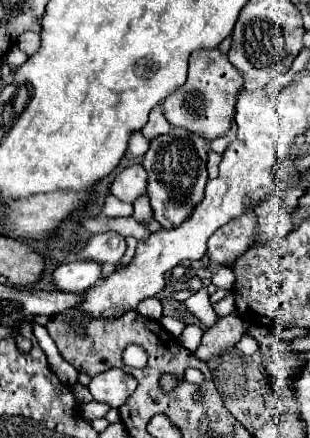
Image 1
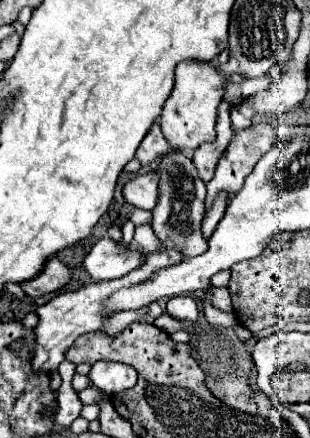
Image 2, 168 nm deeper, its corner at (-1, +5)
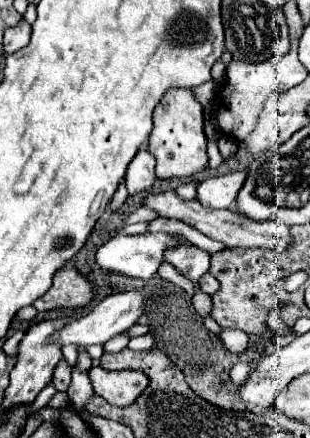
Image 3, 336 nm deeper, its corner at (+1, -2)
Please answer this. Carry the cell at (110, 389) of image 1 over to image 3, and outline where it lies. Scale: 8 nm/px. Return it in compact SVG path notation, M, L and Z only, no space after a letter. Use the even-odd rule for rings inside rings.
M102 367L90 369L94 391L116 407L126 407L146 389L148 377L142 371L106 371Z

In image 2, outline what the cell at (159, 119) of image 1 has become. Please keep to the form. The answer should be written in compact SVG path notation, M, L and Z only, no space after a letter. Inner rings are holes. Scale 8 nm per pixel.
M154 124L154 126L150 128L150 132L146 134L146 138L142 140L142 144L138 146L138 150L136 150L136 160L138 160L142 166L146 166L146 164L154 162L156 158L168 154L168 150L170 150L170 148L168 148L168 142L164 140L164 136L162 136L162 132L160 132L160 126Z

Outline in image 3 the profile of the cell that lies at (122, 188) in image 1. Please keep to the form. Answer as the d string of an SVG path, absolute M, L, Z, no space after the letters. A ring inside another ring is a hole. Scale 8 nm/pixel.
M160 191L160 193L148 193L142 199L144 207L150 207L152 211L156 211L160 217L172 217L178 221L184 221L188 225L192 225L194 229L202 231L204 235L222 241L228 247L268 247L274 251L286 251L286 247L290 245L290 231L284 223L278 221L264 221L264 223L254 223L234 211L228 209L206 209L202 207L196 199L192 201L184 201L176 195L176 191Z

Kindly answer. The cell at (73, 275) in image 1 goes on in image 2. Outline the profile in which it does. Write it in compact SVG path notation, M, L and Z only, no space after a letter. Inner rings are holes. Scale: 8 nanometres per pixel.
M112 238L98 240L84 258L86 272L96 280L114 280L144 264L144 252L134 244L116 242Z

